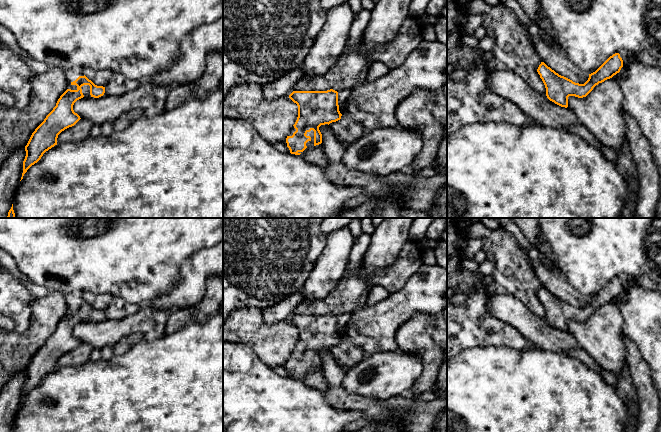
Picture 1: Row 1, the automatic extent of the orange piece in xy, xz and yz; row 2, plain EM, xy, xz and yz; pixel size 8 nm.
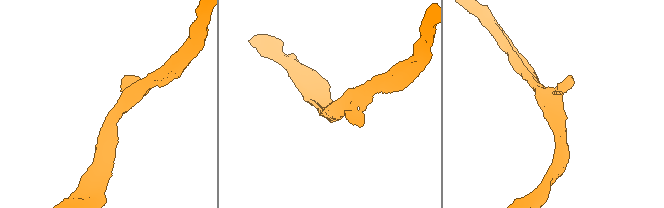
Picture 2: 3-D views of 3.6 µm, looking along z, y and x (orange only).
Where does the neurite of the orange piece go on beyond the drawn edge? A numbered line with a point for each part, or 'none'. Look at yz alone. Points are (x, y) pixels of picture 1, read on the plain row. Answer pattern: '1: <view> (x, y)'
1: yz (623, 278)

